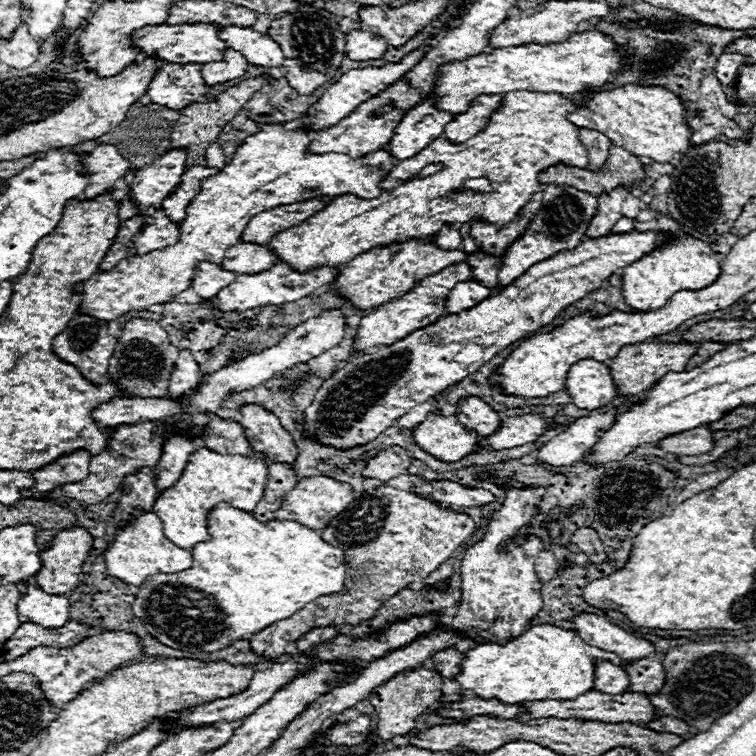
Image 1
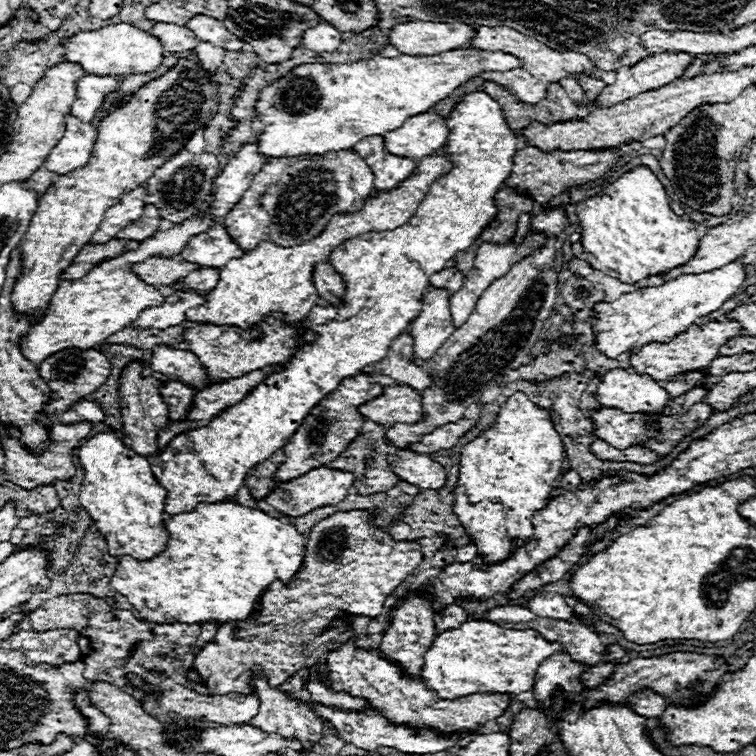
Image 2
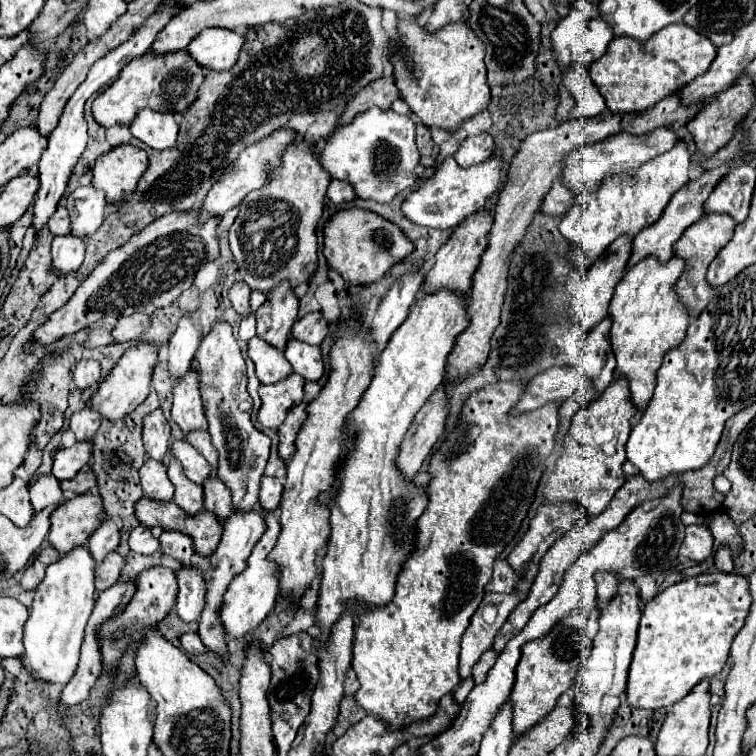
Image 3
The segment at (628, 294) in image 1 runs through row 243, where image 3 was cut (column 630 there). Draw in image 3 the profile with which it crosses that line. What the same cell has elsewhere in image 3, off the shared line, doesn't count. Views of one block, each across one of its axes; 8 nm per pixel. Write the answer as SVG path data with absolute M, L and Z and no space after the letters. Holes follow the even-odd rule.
M708 570L712 574L710 582L702 576L696 578L686 578L678 584L668 586L660 594L656 594L654 600L650 600L644 608L640 628L638 628L638 642L634 650L634 658L630 664L630 674L628 674L628 702L630 706L636 708L662 708L662 706L672 706L674 702L682 700L690 690L706 680L714 678L726 664L730 644L738 630L744 626L744 620L750 612L752 606L752 596L750 596L750 584L748 578L736 572L718 572L718 570Z

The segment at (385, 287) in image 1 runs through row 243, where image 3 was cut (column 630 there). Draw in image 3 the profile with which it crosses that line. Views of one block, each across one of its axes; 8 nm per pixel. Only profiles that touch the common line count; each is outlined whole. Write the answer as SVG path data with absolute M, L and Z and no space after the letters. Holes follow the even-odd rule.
M614 380L602 396L574 416L574 422L564 436L564 450L544 486L546 504L578 504L586 510L588 518L598 516L598 512L610 504L614 492L624 480L622 464L626 462L626 440L632 430L630 418L634 414L636 412L630 408L630 392L626 392L626 384L622 384L622 380Z

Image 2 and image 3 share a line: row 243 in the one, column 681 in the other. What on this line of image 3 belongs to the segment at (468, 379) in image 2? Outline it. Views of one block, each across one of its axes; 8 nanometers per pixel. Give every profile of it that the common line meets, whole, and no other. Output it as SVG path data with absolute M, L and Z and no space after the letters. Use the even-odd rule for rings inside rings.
M694 524L686 528L686 538L680 548L680 556L690 558L692 562L704 562L712 554L714 538L706 524Z

